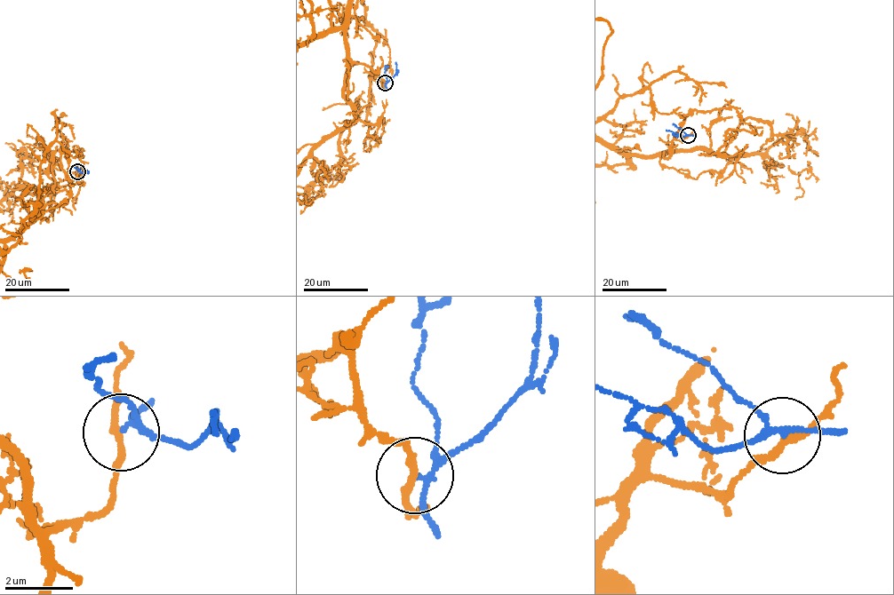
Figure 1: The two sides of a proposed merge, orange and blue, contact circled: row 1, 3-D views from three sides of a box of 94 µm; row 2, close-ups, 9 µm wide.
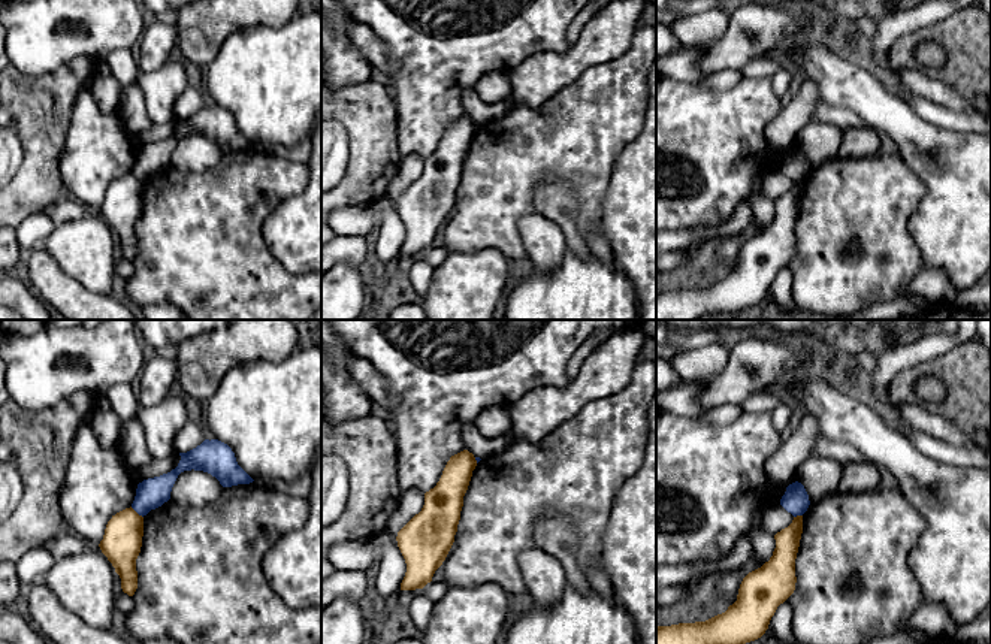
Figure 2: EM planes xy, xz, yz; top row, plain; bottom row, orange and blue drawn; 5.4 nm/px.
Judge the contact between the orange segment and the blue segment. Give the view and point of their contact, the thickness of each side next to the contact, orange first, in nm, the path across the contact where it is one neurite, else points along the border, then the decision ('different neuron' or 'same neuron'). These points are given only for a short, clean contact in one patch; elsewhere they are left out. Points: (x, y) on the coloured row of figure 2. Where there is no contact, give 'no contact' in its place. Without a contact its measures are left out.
meets orange in xy at (135, 511); 220 nm thick on the orange side, 160 nm on the other; border along xy (130, 507), (142, 517); different neuron

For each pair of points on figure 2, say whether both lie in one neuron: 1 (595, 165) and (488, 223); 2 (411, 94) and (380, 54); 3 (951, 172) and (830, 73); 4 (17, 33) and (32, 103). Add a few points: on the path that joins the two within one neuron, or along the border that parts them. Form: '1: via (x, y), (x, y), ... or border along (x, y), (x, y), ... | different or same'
1: via (565, 165), (535, 165), (507, 193) | same
2: border along (380, 38), (396, 64), (392, 73) | different
3: via (922, 153), (860, 91) | same
4: border along (60, 67), (39, 75), (23, 75), (15, 69) | different

